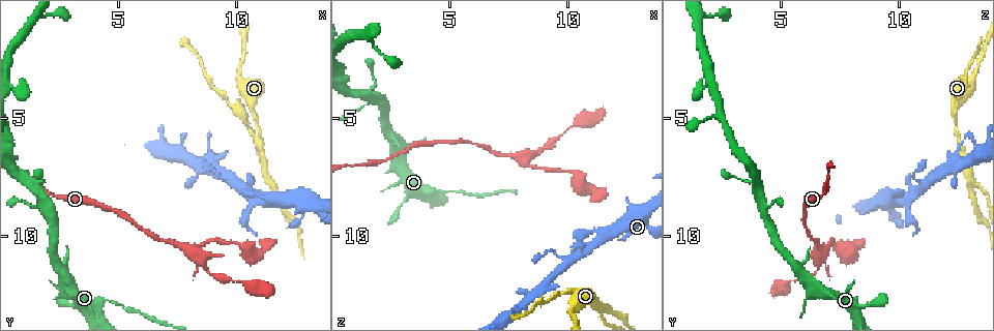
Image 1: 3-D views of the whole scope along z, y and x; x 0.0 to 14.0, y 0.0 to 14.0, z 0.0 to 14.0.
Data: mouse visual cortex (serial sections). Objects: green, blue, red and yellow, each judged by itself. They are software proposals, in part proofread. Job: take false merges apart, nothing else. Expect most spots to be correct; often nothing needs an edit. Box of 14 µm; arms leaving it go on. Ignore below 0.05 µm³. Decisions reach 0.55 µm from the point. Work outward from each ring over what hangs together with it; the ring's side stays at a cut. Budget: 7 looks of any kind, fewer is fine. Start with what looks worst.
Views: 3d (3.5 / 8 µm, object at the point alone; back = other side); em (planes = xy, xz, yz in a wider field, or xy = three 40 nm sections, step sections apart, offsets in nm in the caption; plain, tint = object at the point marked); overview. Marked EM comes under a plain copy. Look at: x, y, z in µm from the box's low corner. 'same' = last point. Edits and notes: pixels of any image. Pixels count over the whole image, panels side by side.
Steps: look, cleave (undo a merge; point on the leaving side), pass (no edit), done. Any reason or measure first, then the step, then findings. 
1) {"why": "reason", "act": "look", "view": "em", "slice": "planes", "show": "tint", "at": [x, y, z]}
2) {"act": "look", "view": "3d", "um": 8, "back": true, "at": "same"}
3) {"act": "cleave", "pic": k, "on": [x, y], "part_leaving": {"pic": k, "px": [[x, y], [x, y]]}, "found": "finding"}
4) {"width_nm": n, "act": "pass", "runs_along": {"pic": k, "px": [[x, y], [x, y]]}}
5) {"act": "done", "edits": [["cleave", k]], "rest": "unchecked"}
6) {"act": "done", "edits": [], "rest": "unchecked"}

{"why": "sharp bend", "act": "look", "view": "3d", "um": 3.5, "at": [10.9, 5.6, 12.4]}

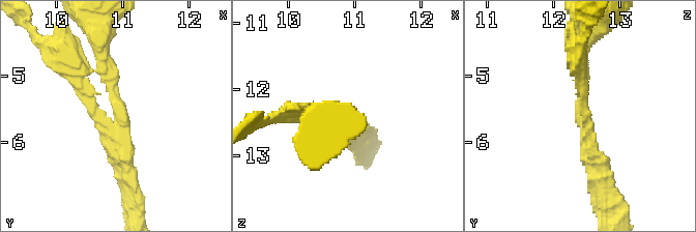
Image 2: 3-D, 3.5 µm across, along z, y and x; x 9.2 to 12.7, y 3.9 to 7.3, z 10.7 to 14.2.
{"why": "shape alone is not enough", "act": "look", "view": "em", "slice": "xy", "step": 1, "show": "tint", "at": [10.95, 5.55, 12.40]}

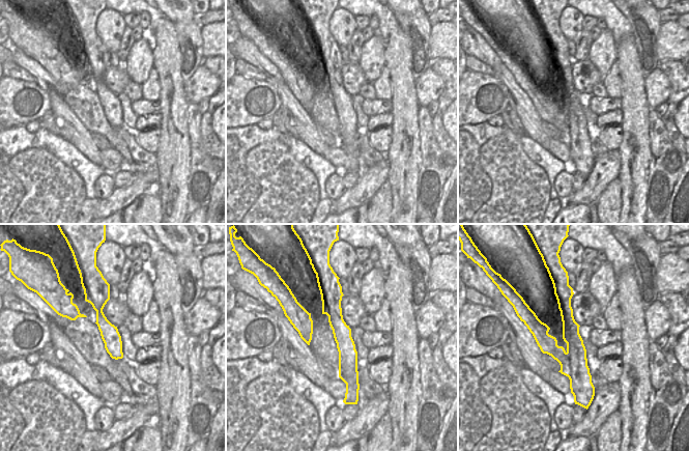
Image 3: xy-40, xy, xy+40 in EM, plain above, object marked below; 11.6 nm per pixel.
{"width_nm": 220, "act": "pass", "runs_along": {"pic": 3, "px": [[336, 296], [348, 385]]}, "found": "all the same cell"}

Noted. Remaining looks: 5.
{"act": "look", "view": "3d", "um": 3.5, "at": [11.3, 7.7, 12.9]}

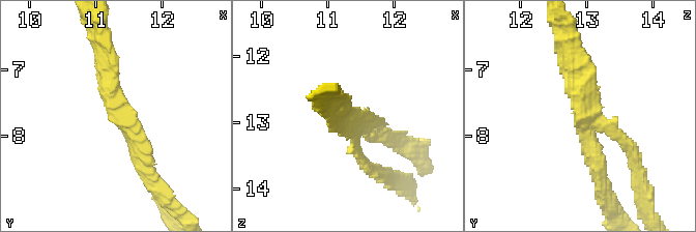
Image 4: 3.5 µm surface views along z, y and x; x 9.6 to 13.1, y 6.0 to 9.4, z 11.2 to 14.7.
{"arms": 3, "arm_widths_nm": [100, 200, 200], "act": "look", "view": "em", "slice": "xy", "step": 2, "show": "tint", "at": [11.30, 7.70, 12.90]}

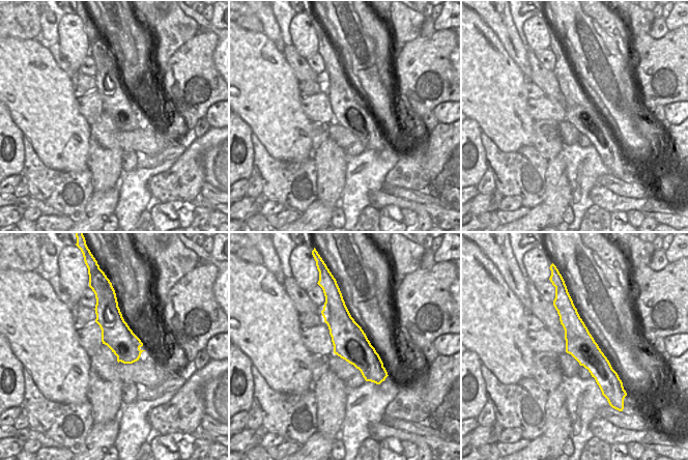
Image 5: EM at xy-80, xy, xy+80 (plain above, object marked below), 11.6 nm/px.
{"act": "pass", "runs_along": {"pic": 4, "px": [[99, 52], [147, 176]]}, "found": "one cell here"}

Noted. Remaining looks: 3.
{"act": "look", "view": "3d", "um": 3.5, "at": [5.2, 12.9, 8.2]}

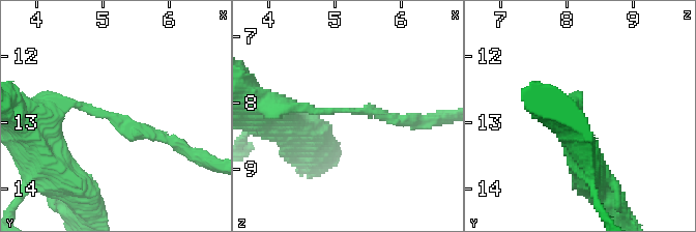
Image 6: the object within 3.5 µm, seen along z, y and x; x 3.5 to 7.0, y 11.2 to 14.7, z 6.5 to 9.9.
{"act": "pass", "runs_along": {"pic": 6, "px": [[50, 109], [75, 102], [173, 143]]}, "found": "one cell here"}

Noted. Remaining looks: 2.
{"act": "done", "edits": [], "rest": "unchecked"}

